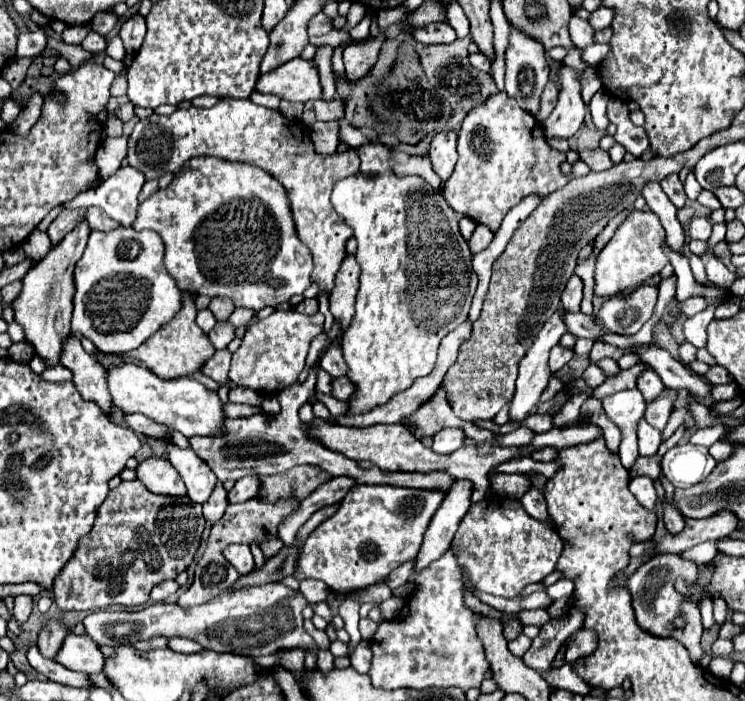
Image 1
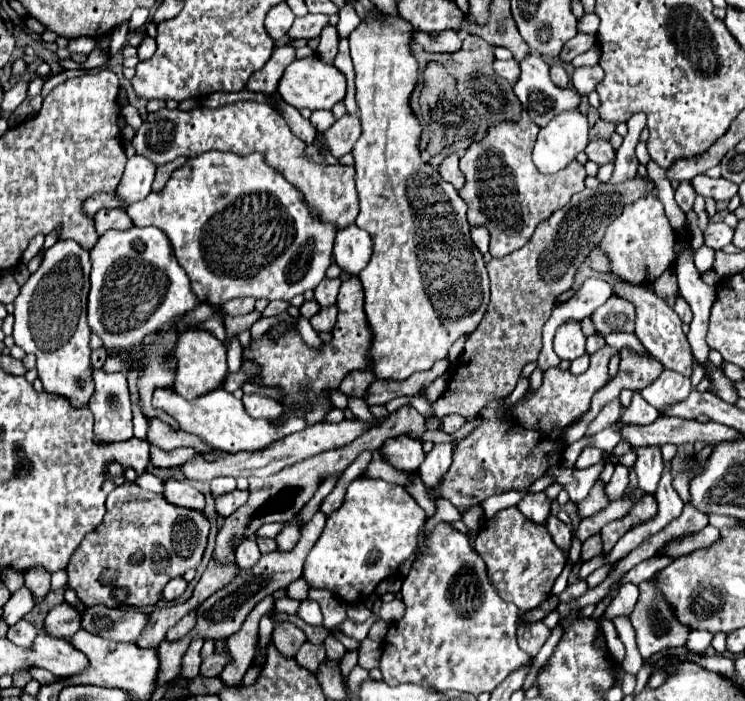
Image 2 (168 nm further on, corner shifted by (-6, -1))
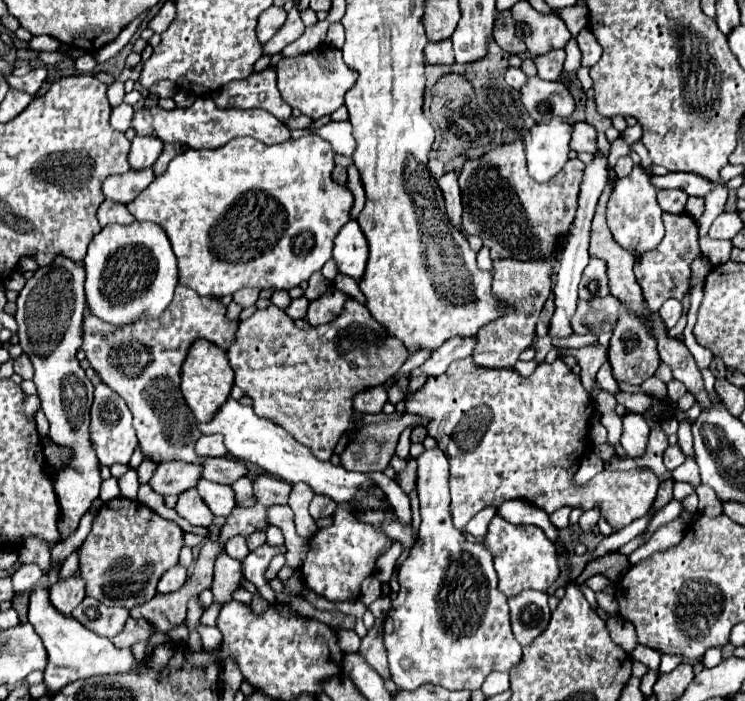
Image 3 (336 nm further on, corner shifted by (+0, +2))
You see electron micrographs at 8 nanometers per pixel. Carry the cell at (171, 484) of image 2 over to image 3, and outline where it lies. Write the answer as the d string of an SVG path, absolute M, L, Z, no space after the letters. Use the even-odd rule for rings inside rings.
M190 488L186 492L182 492L178 496L178 504L176 504L176 512L186 518L192 526L204 526L208 528L214 520L214 514L210 512L210 508L202 502L200 494L196 488Z

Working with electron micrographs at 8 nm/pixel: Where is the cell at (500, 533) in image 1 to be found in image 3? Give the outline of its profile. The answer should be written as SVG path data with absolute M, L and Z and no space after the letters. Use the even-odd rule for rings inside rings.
M494 516L488 526L488 536L484 544L494 556L494 568L500 578L498 588L506 596L514 596L530 588L546 592L560 576L556 546L546 538L546 534L538 526L514 526L502 520L500 516Z

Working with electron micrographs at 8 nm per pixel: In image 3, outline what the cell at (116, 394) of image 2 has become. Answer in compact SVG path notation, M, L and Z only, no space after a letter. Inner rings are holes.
M98 384L96 392L94 392L90 440L92 440L94 450L96 450L96 454L104 466L110 466L116 462L128 464L128 460L132 458L132 454L138 446L138 438L136 438L134 428L132 428L132 414L128 410L126 402L114 390L110 390L106 384Z

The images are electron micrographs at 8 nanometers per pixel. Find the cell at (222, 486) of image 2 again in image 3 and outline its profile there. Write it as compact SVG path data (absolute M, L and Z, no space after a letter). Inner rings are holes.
M182 284L176 286L174 300L158 318L144 316L138 318L138 322L116 328L90 312L86 314L82 322L82 350L100 380L120 394L134 414L134 430L138 434L144 460L156 464L166 460L200 464L204 468L202 476L218 484L230 484L248 474L246 464L236 458L202 458L196 454L194 442L202 436L202 432L196 428L194 414L180 390L182 364L190 346L202 338L226 352L234 344L238 324L240 320L226 318L226 306L220 298L200 298L194 290Z

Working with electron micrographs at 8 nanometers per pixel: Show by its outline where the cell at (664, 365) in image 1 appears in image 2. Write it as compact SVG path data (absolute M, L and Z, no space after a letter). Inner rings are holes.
M608 333L608 335L602 335L602 337L604 337L606 345L614 347L616 351L632 349L632 353L640 353L640 357L648 355L648 351L640 345L640 339L634 333Z

